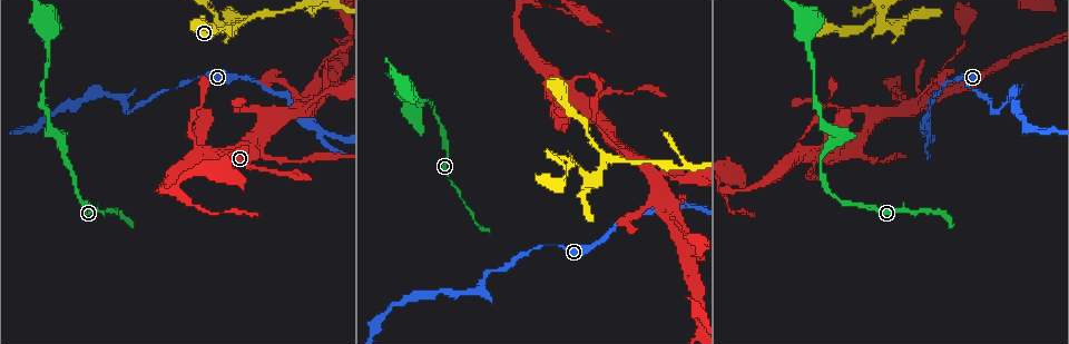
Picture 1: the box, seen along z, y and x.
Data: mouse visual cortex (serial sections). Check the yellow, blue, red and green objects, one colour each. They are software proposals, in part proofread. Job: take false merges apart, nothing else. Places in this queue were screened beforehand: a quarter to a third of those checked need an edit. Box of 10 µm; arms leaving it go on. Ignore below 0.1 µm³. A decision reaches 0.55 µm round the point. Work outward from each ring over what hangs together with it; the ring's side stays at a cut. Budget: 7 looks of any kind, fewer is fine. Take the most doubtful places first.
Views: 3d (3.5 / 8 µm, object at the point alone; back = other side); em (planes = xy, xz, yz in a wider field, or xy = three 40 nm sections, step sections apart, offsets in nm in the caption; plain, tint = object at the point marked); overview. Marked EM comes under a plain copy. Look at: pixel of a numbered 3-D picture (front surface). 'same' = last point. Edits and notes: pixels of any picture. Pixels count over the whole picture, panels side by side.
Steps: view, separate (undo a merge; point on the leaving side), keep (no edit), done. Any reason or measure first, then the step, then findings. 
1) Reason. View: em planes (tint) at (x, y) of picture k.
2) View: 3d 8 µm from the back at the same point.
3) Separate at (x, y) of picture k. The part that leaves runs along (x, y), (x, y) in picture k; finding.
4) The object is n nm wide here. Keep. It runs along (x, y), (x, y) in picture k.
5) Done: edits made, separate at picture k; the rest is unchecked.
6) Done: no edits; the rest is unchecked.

Branch point. View: 3d 3.5 µm at (218, 17) of picture 1.

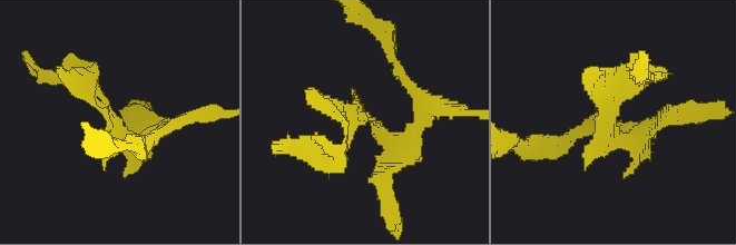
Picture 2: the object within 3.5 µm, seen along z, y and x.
Now the EM. View: em xy step 2 (tint) at (611, 120) of picture 2.

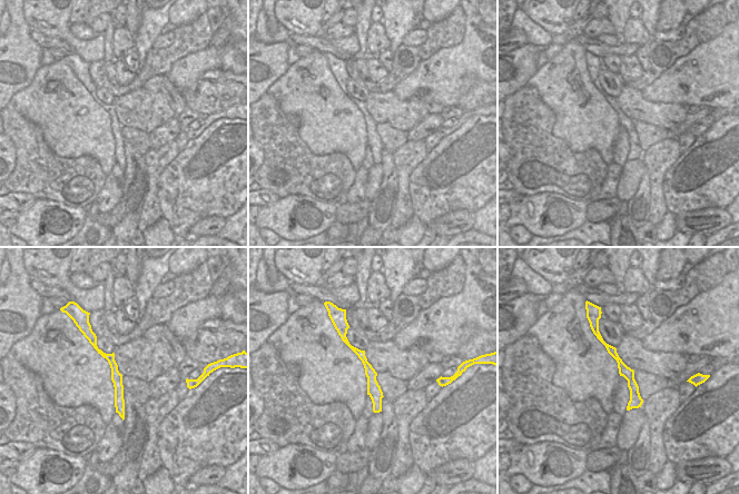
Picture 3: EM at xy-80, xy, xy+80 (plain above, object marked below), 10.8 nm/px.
Keep. All the same cell.

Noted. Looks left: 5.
Two arms in line, one across. View: em xy step 5 (tint) at (325, 135) of picture 1.

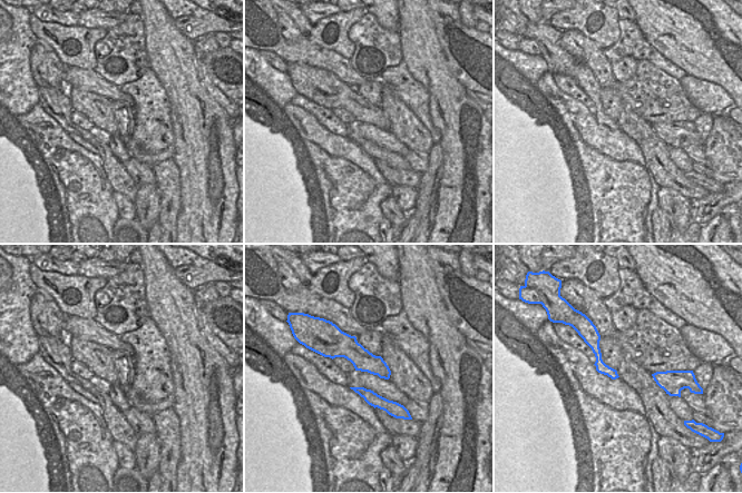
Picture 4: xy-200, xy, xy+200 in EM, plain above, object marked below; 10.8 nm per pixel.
Wider look. View: 3d 3.5 µm at the same point.

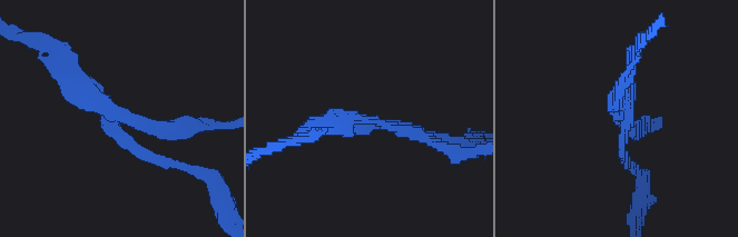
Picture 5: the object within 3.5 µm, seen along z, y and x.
The arms are 150, 200, 200 nm wide. Separate at (410, 132) of picture 5. The part that leaves runs along (636, 58), (616, 106), (621, 119) in picture 5; two cells meet here.

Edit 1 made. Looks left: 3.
Arms part here. View: 3d 3.5 µm at (854, 148) of picture 1.

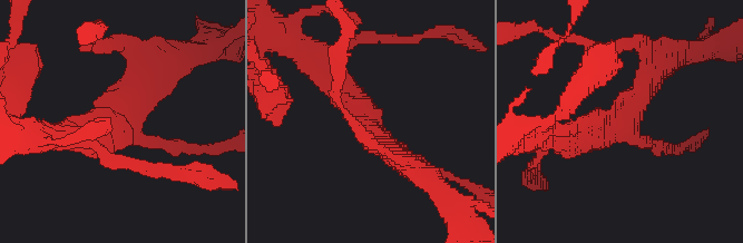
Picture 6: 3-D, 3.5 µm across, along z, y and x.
3 arms meet here; the arms are 150, 300, 300 nm wide. View: em xy step 1 (tint) at (370, 119) of picture 6.

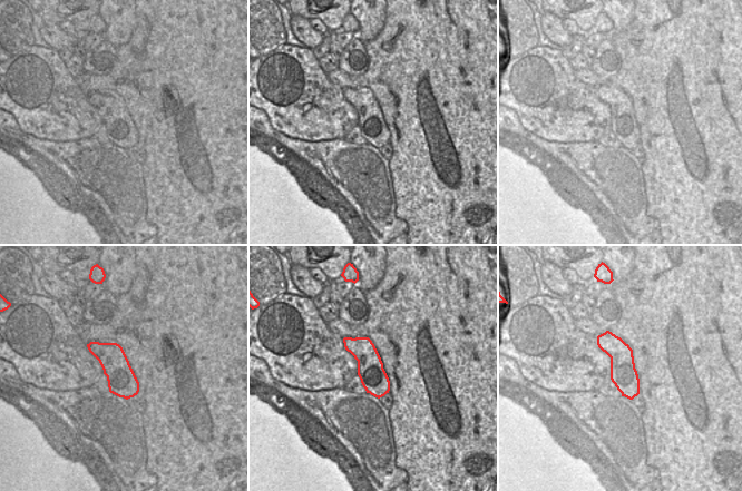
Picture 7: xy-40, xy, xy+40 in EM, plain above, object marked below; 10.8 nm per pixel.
The object is 280 nm wide here. Keep. It runs along (332, 62), (377, 141), (403, 159) in picture 6; continuous, no second cell.

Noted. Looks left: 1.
Done: edits made, separate at picture 5; the rest is unchecked.

